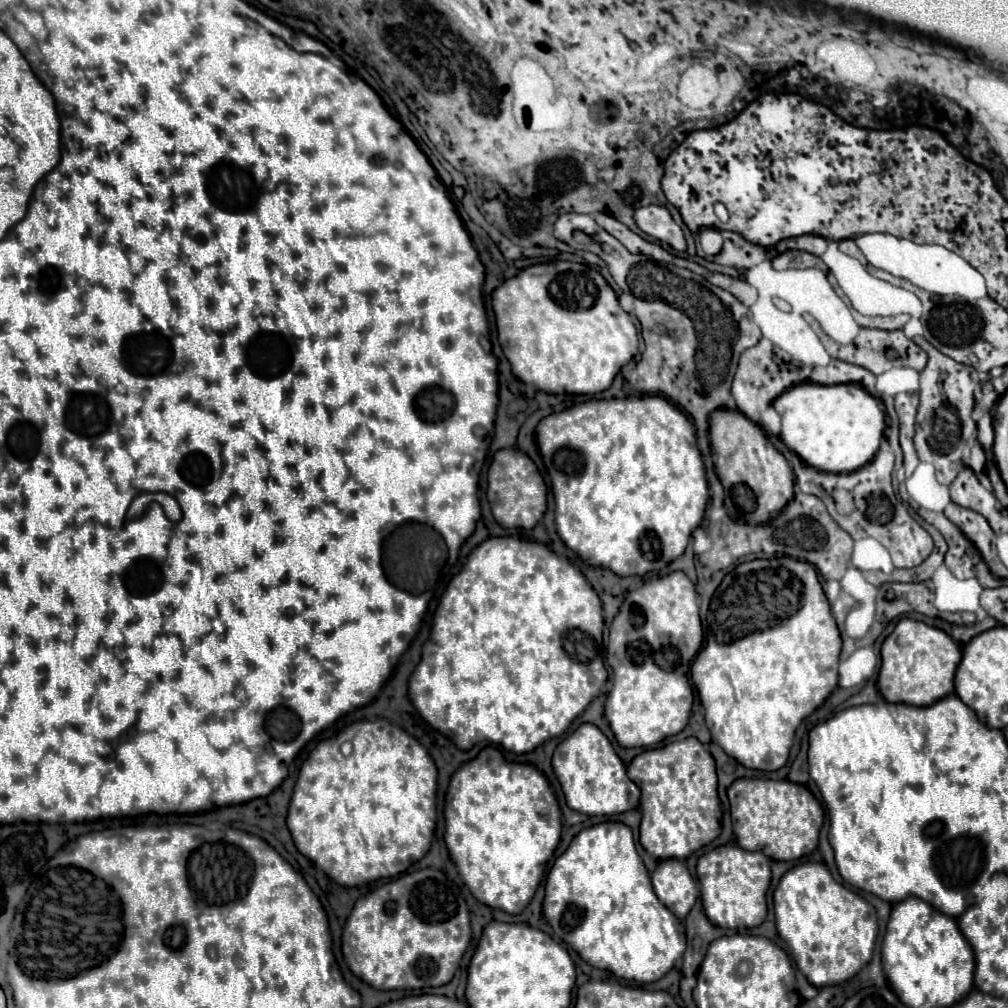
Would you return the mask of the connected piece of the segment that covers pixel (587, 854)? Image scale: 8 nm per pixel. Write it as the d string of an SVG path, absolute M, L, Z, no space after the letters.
M603 822L581 830L573 838L547 876L543 916L551 924L555 936L569 944L587 964L639 984L663 978L685 952L685 942L675 928L675 916L655 896L649 872L635 850L633 832L621 822Z

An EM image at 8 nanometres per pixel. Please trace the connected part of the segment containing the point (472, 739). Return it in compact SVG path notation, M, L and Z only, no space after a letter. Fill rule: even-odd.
M513 536L505 538L489 538L481 542L471 554L465 564L465 568L451 580L447 586L437 612L433 620L433 630L429 644L424 644L422 648L421 660L415 668L415 672L409 678L409 698L417 712L427 720L435 730L441 734L449 736L449 740L459 748L459 750L471 750L477 742L489 742L503 746L509 752L515 754L525 754L541 746L543 742L561 736L571 722L589 706L589 702L599 694L601 686L607 680L607 670L601 658L601 634L603 634L603 608L601 600L595 594L595 590L589 586L585 576L565 558L559 558L555 552L551 552L545 544L541 542L529 542L529 540L519 540Z

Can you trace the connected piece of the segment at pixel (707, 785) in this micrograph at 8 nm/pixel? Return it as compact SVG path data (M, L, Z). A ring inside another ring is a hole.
M697 738L647 750L633 758L629 778L641 788L641 846L655 858L685 860L721 834L713 756Z

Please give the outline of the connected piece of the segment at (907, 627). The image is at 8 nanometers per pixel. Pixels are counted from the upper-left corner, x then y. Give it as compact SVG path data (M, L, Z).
M903 618L895 626L893 634L885 638L881 646L881 660L883 664L877 686L887 702L931 706L943 696L953 694L953 676L961 660L961 646L939 628Z

